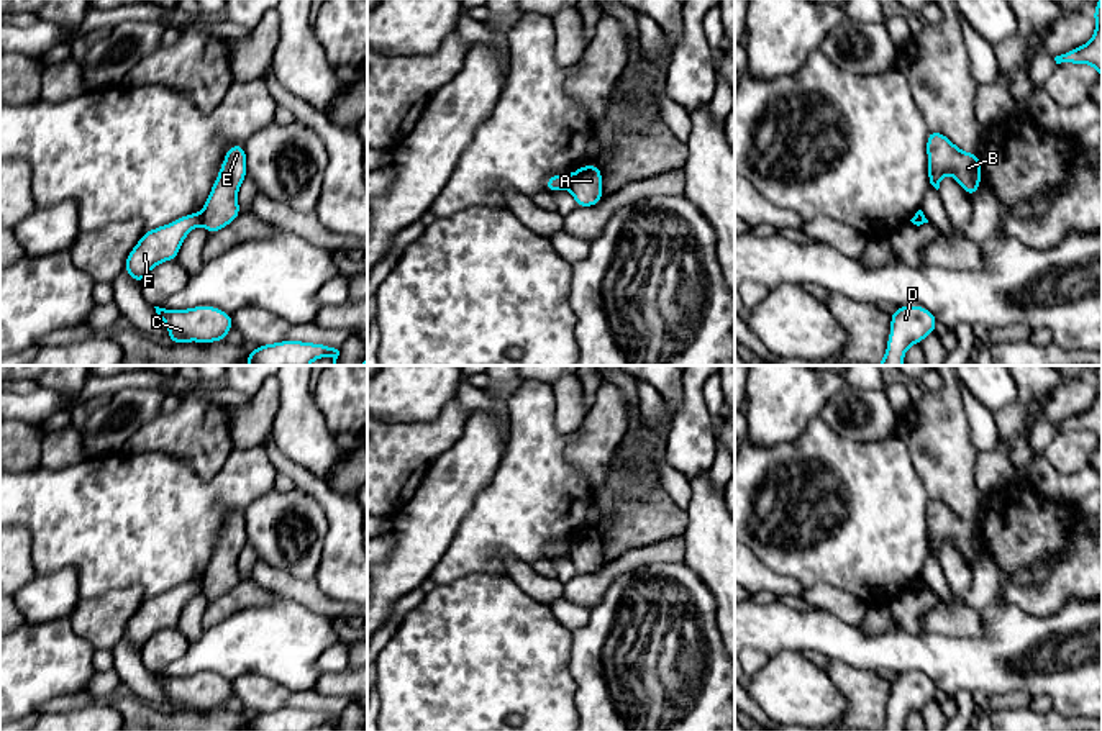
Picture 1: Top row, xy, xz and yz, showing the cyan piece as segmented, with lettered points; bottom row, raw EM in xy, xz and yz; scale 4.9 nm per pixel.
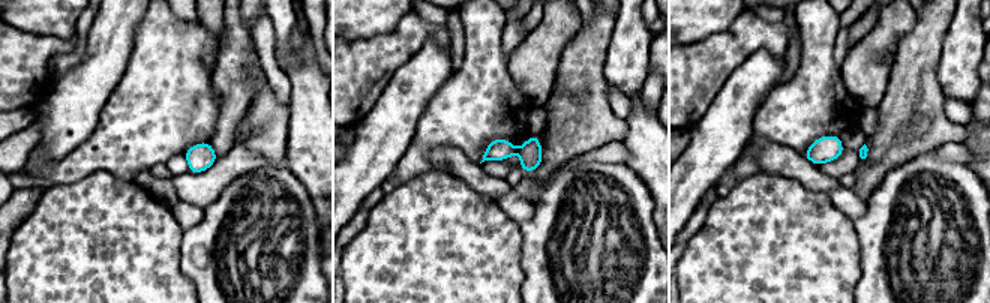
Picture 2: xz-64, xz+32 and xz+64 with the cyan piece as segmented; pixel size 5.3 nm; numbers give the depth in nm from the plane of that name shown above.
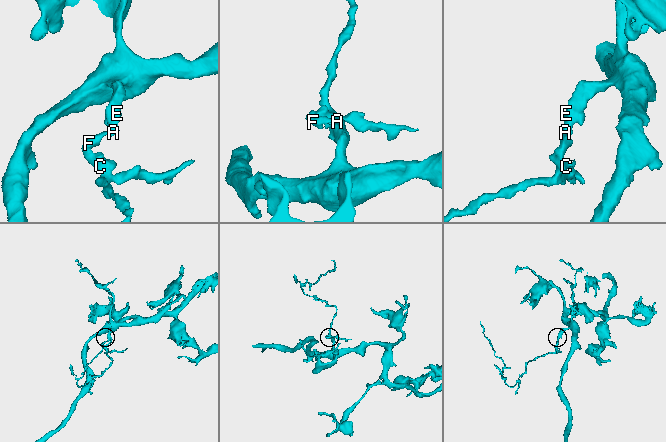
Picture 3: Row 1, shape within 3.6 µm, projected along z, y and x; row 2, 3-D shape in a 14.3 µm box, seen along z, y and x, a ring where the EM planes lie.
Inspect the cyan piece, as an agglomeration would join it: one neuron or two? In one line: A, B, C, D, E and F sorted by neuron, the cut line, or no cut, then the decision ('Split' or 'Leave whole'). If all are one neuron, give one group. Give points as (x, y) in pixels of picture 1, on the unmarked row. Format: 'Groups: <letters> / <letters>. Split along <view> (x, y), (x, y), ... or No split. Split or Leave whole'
Groups: A B E / C D F. Split along xz (569, 543), (566, 553). Split

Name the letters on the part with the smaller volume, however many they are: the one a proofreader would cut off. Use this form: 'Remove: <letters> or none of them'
Remove: C, D, F

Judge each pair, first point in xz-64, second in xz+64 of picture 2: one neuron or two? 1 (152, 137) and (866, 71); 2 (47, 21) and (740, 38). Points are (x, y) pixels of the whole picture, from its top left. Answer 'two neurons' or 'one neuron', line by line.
1: two neurons
2: two neurons

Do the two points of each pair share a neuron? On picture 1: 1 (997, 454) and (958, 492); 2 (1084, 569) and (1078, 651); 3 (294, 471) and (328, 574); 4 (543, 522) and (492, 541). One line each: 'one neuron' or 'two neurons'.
1: two neurons
2: two neurons
3: one neuron
4: one neuron

